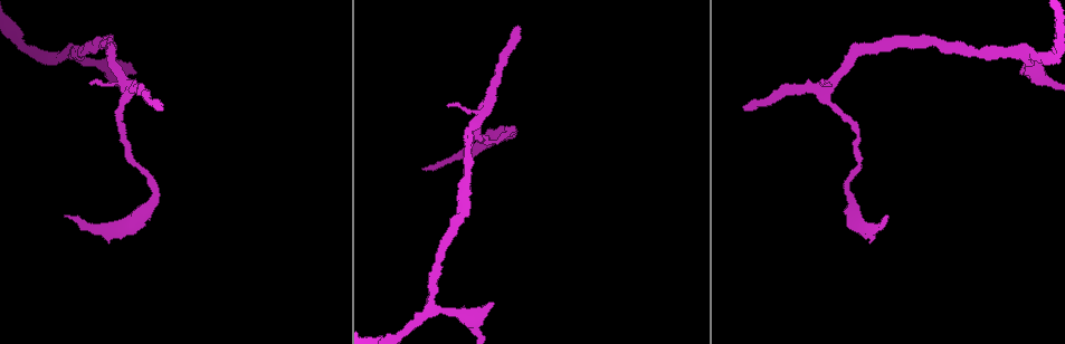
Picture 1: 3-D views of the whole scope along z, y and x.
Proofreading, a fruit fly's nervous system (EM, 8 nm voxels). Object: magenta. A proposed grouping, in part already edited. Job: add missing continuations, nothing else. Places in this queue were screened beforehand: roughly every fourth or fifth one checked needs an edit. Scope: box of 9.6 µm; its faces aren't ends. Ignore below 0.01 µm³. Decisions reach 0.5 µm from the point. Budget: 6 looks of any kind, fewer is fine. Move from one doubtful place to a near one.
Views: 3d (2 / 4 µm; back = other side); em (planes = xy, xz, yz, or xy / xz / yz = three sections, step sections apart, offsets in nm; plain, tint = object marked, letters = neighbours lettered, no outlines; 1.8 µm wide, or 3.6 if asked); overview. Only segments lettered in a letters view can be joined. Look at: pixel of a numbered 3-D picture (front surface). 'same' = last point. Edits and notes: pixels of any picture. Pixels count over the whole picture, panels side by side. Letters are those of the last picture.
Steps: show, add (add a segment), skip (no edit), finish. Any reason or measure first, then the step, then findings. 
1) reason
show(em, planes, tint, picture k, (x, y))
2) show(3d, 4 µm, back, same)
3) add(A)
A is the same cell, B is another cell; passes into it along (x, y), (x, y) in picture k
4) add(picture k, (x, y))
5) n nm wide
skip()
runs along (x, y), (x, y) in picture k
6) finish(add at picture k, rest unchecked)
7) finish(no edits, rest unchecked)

free end
show(em, planes, letters, picture 1, (745, 109))

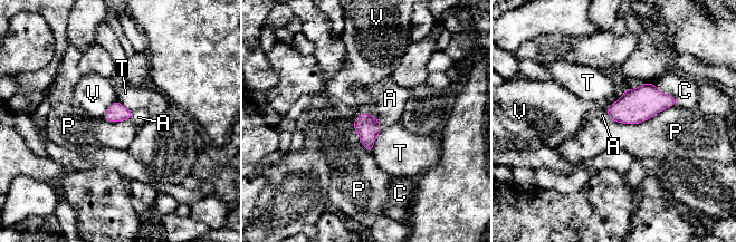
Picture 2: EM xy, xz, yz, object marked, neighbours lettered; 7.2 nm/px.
140 nm wide
add(A)
A is the same cell, C, P, T and V are other cells; it goes on there

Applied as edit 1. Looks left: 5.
show(overview)

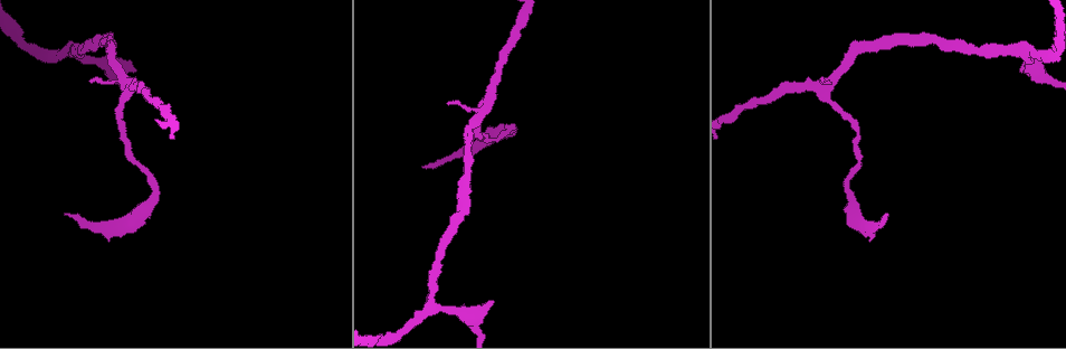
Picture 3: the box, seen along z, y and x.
abrupt turn
show(3d, 2 µm, picture 3, (822, 85))

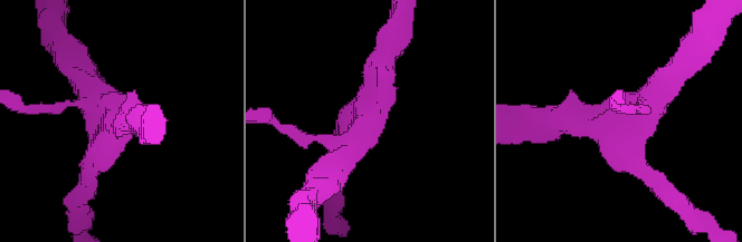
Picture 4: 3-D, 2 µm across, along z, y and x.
shape alone is not enough
show(em, planes, letters, picture 4, (113, 123))

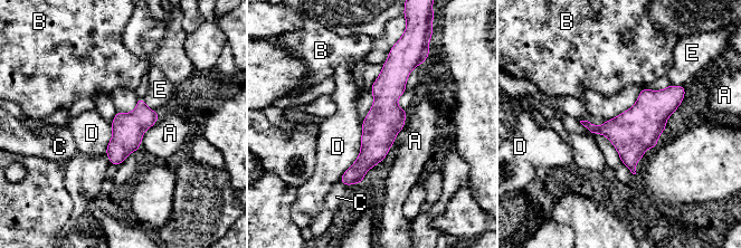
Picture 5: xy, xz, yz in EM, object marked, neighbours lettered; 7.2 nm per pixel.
220 nm wide
skip()
A, B, C, D and E are other cells; runs along (396, 62), (374, 149), (347, 182) in picture 5; none of them fits

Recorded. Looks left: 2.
show(3d, 2 µm, picture 3, (887, 214))

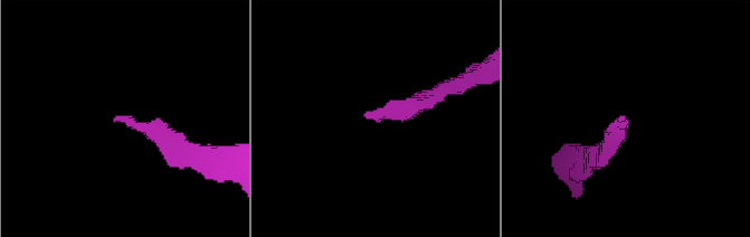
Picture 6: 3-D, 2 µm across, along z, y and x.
show(em, planes, letters, picture 6, (621, 118))

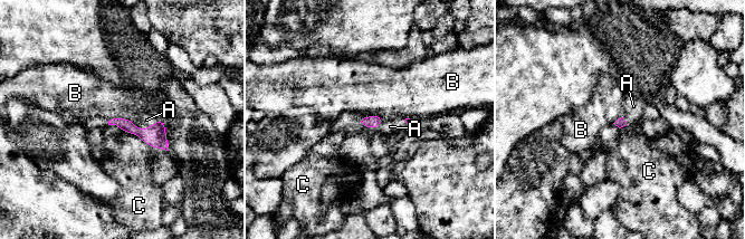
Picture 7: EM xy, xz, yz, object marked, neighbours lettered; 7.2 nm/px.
add(A)
A is the same cell, B and C are other cells; passes into it along (155, 136), (144, 128), (146, 120) in picture 7; it goes on there

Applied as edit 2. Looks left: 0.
finish(add at picture 2, add at picture 7, rest unchecked)

